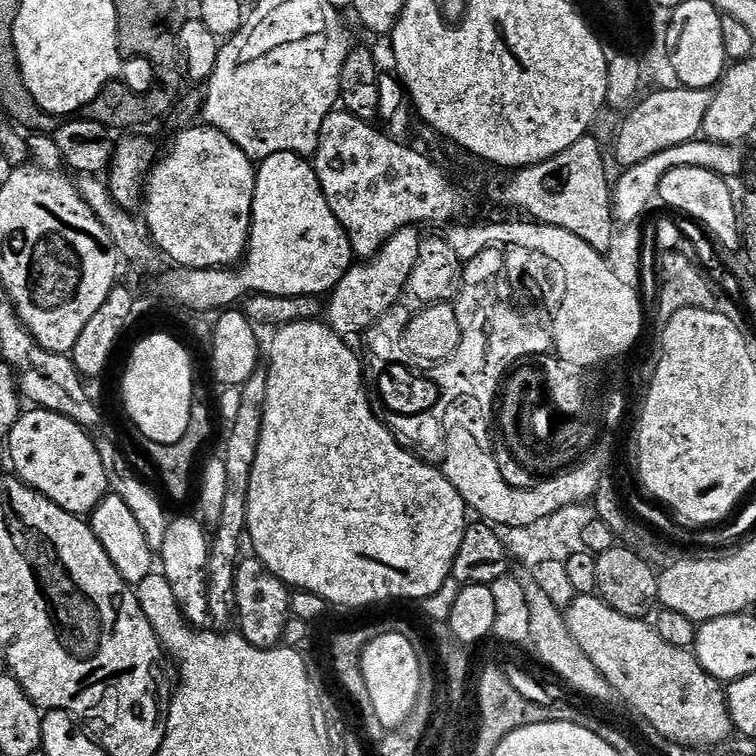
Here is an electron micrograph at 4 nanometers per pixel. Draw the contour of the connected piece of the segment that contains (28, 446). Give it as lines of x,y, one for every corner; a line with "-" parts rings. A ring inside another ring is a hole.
29,407
21,411
6,437
8,456
12,459
11,471
29,488
62,506
62,510
87,517
110,492
106,466
102,466
96,440
88,436
91,436
89,429
62,414

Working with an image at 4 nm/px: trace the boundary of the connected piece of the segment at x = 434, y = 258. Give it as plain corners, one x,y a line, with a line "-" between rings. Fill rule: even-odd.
432,234
428,238
423,237
418,244
418,254
413,263
410,275
405,279
404,302
390,307
379,320
373,324
373,331
403,332
405,333
414,311
421,311
425,306
435,303
447,303
453,301
462,283
463,261
455,252
455,248
445,237
441,238

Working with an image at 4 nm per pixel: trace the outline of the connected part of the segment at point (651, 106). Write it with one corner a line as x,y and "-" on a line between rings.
675,87
652,92
648,97
645,95
621,119
625,120
621,122
620,133
616,136
616,160
621,169
638,166
638,162
646,162
646,158
662,150
670,150
670,146
695,140
701,135
704,119
711,108
713,93
707,88

